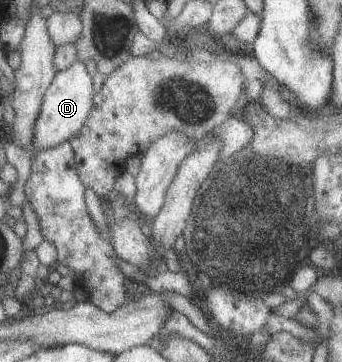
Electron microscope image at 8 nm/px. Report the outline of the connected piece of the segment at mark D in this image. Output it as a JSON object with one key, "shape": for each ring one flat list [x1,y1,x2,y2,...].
{"shape":[[79,59,71,68,61,71,46,94,41,114,37,119,34,140,37,150,53,149,76,137,84,129,95,108,95,97,93,75,85,61]]}

